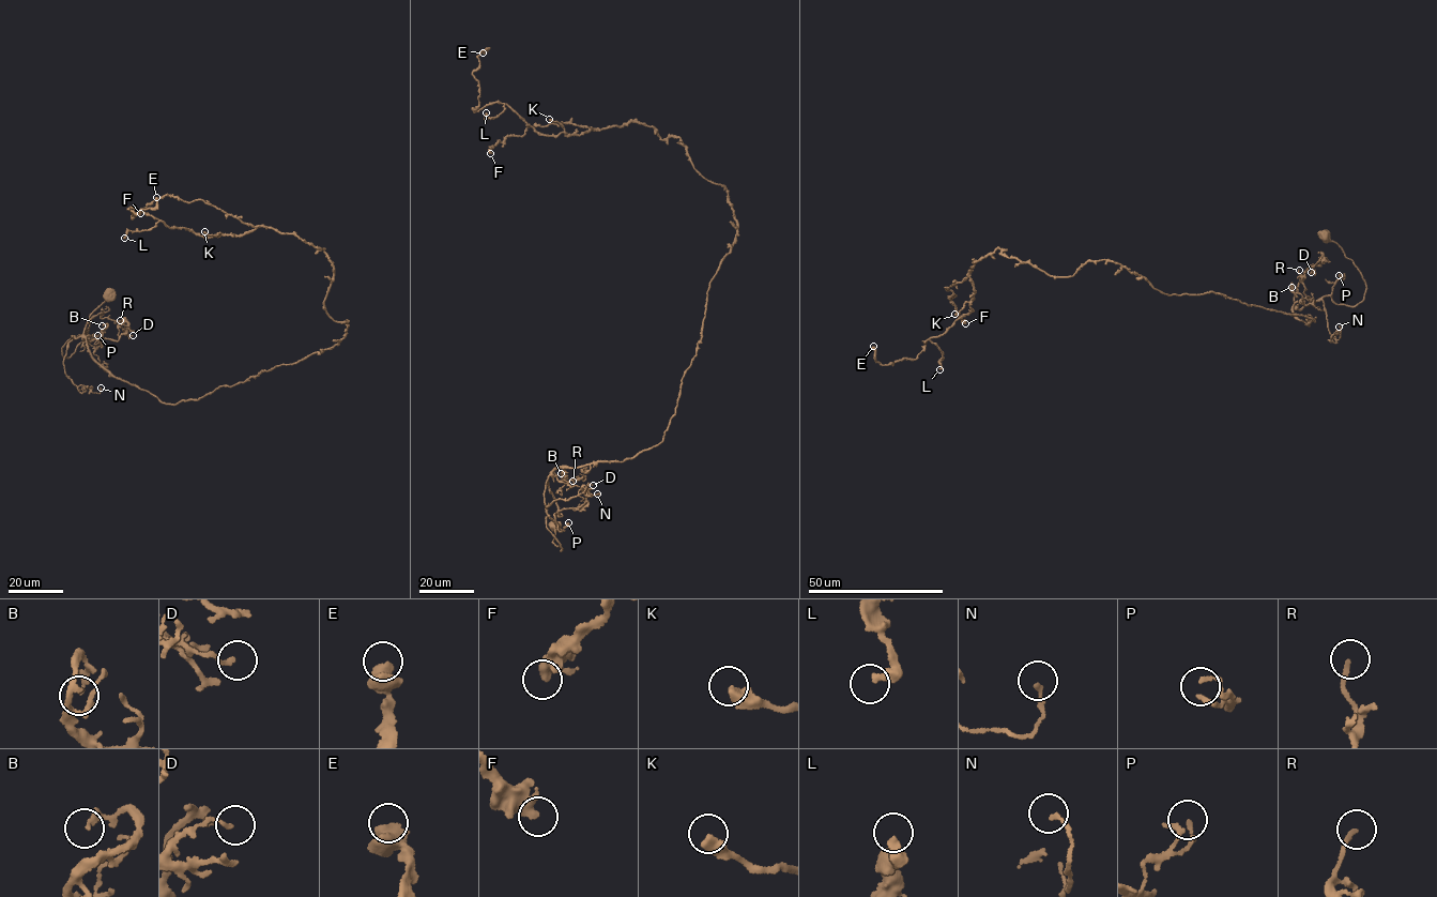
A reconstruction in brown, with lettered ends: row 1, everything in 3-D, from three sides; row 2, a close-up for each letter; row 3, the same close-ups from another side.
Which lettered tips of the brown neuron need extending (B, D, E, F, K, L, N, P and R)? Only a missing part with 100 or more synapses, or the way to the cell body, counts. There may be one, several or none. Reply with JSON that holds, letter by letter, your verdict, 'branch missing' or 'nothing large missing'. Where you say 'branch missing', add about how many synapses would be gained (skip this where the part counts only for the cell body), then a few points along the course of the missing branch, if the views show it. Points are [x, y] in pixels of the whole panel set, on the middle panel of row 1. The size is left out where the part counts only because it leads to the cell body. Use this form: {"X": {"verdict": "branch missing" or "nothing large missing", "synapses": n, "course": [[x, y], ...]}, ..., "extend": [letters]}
{"B": {"verdict": "nothing large missing"}, "D": {"verdict": "nothing large missing"}, "E": {"verdict": "nothing large missing"}, "F": {"verdict": "nothing large missing"}, "K": {"verdict": "nothing large missing"}, "L": {"verdict": "nothing large missing"}, "N": {"verdict": "nothing large missing"}, "P": {"verdict": "nothing large missing"}, "R": {"verdict": "nothing large missing"}, "extend": []}

